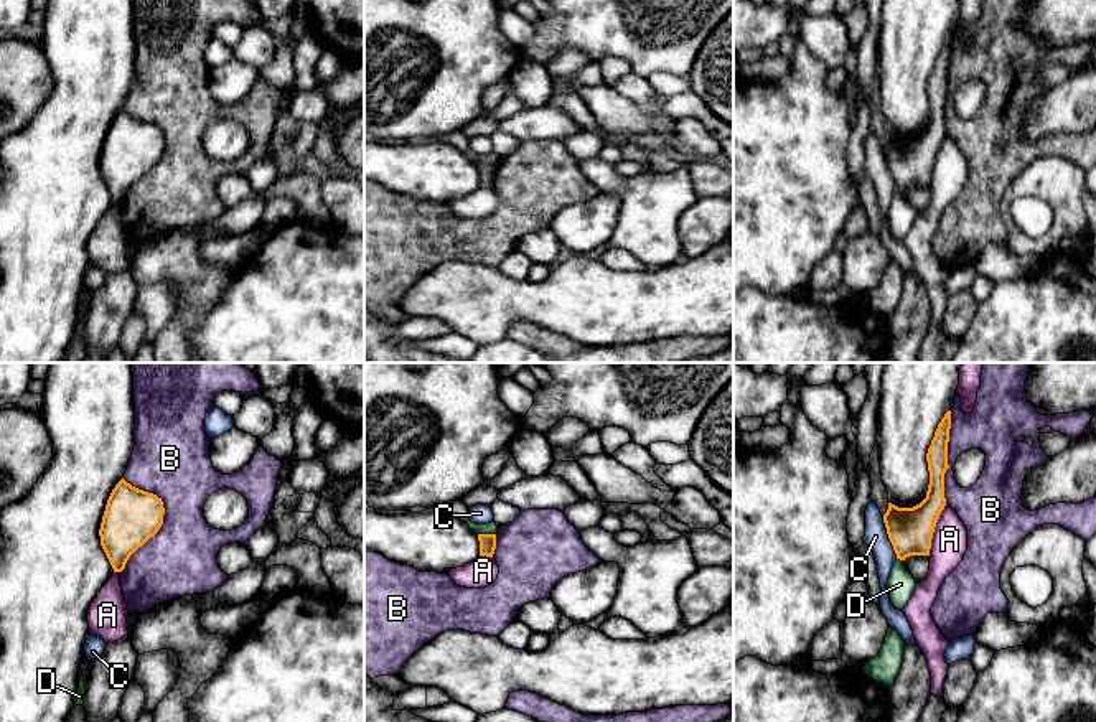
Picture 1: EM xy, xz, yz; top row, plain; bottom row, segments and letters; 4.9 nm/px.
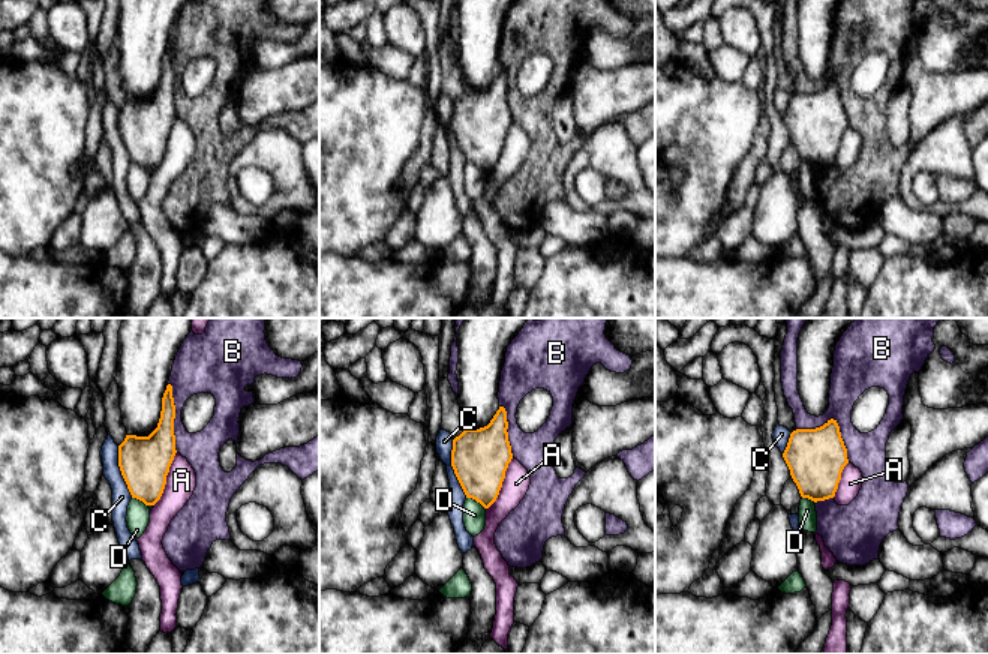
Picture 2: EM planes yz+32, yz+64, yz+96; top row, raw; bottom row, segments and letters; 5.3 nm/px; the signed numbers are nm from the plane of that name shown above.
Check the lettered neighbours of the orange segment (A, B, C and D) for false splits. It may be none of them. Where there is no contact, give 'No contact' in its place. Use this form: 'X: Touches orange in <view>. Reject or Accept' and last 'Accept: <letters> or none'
A: Touches orange in yz. Reject
B: Touches orange in xy. Reject
C: Touches orange in yz. Reject
D: Touches orange in xz. Reject
Accept: none

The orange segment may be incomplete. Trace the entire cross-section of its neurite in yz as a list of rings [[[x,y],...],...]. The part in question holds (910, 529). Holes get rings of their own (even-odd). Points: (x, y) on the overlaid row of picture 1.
[[[948,410],[938,424],[926,453],[930,471],[926,498],[913,508],[898,508],[888,503],[888,509],[883,514],[888,539],[900,560],[905,560],[910,556],[930,556],[933,532],[939,514],[946,506],[944,473],[949,468],[949,429],[951,410]]]

